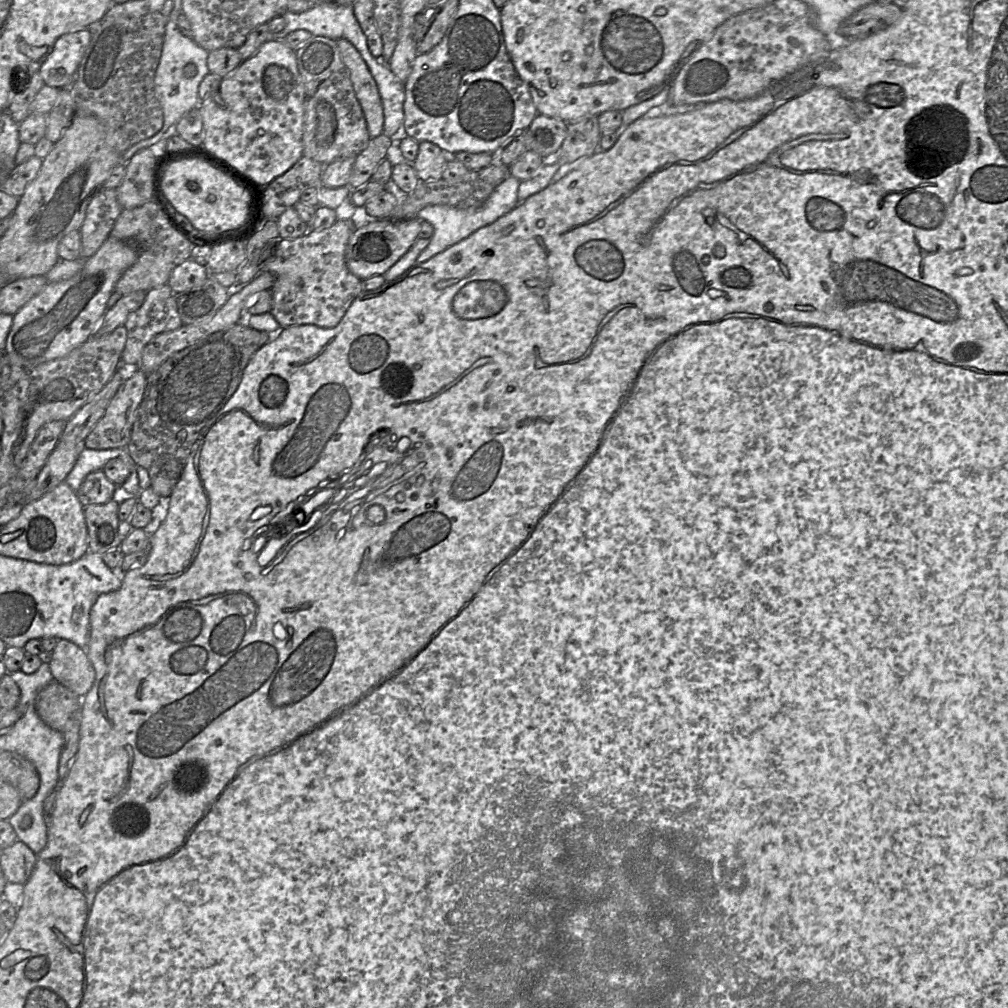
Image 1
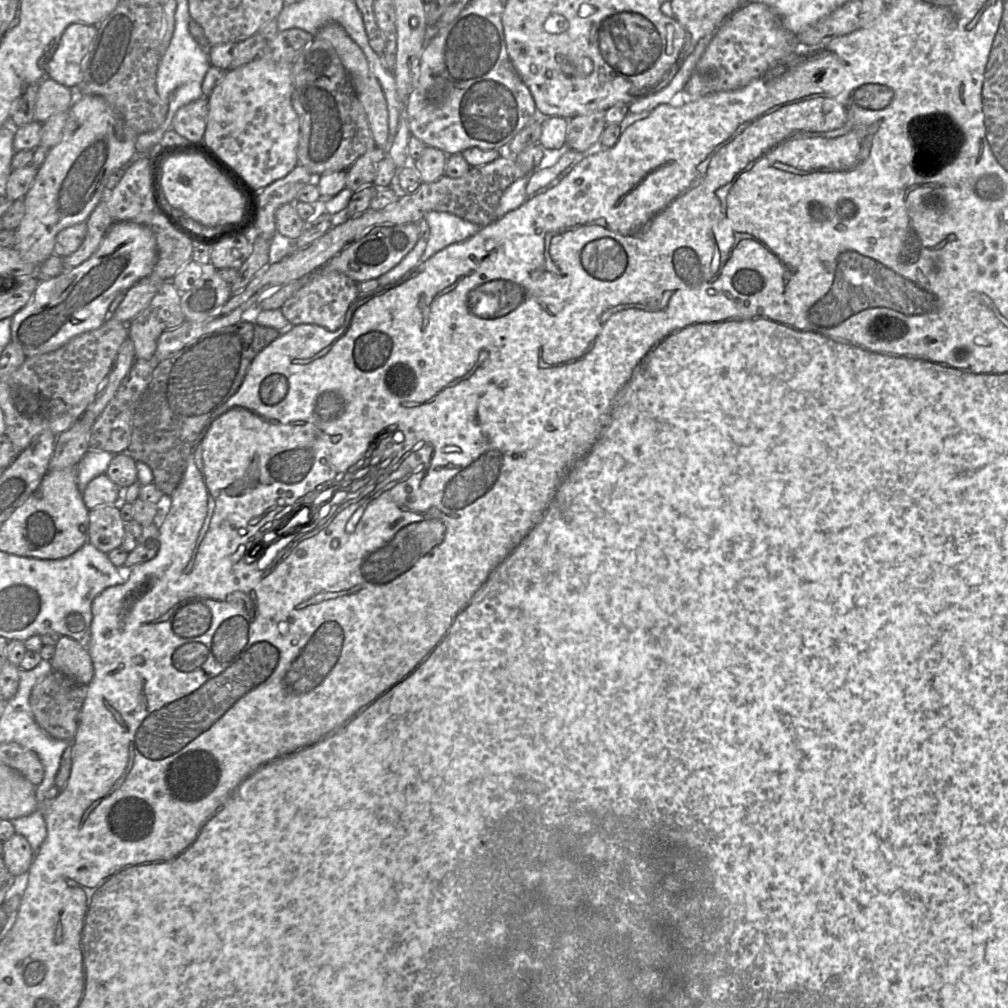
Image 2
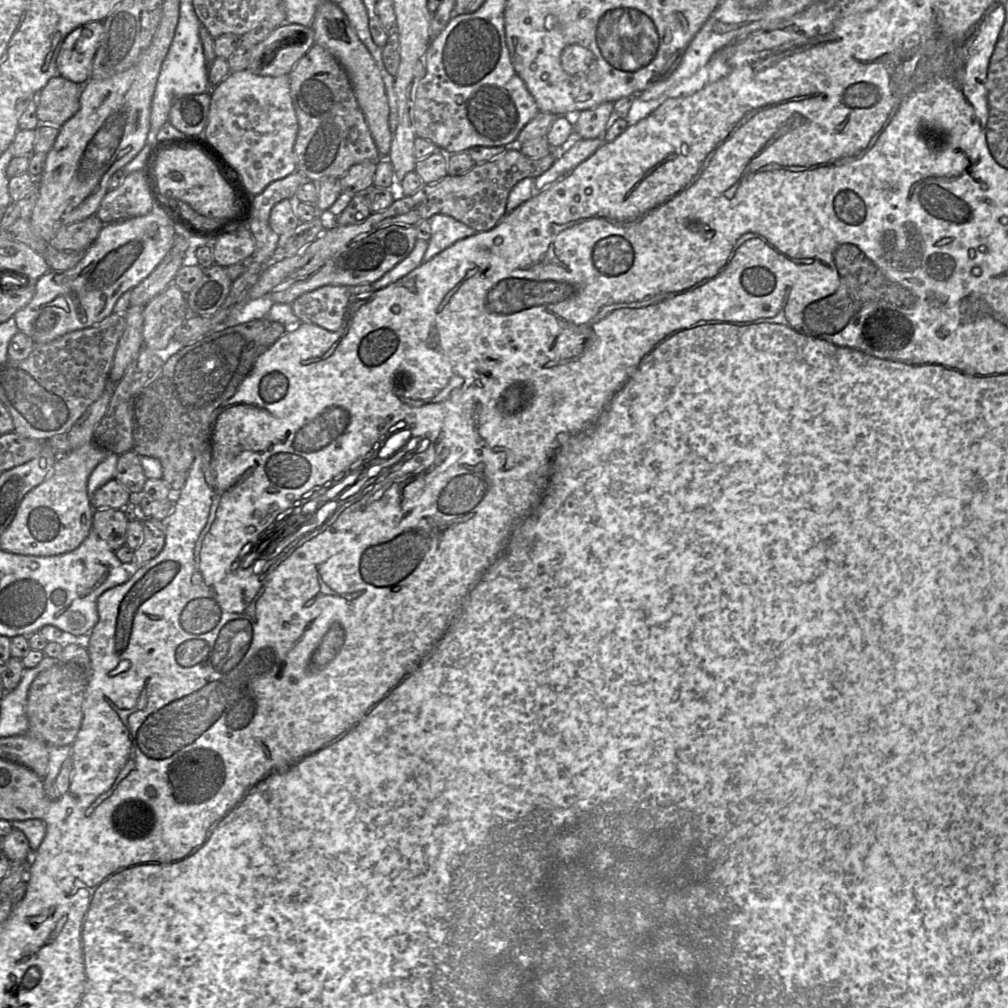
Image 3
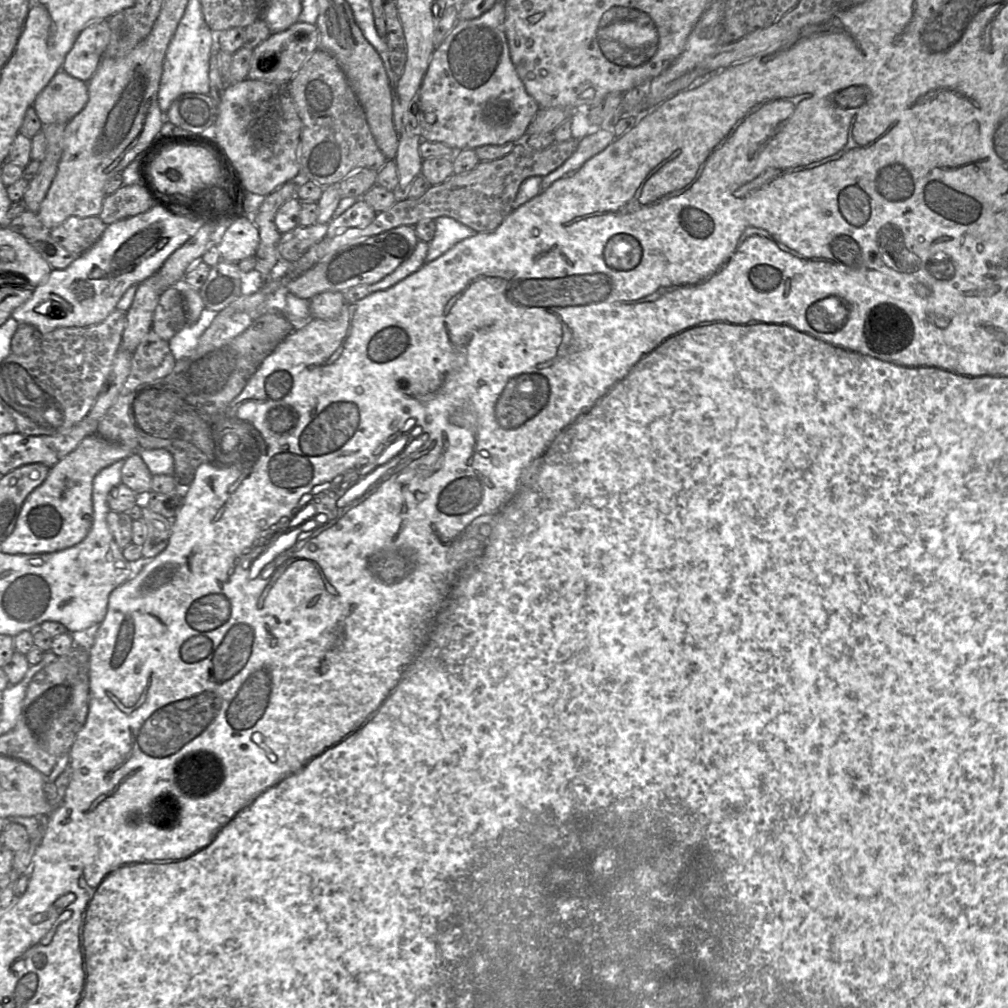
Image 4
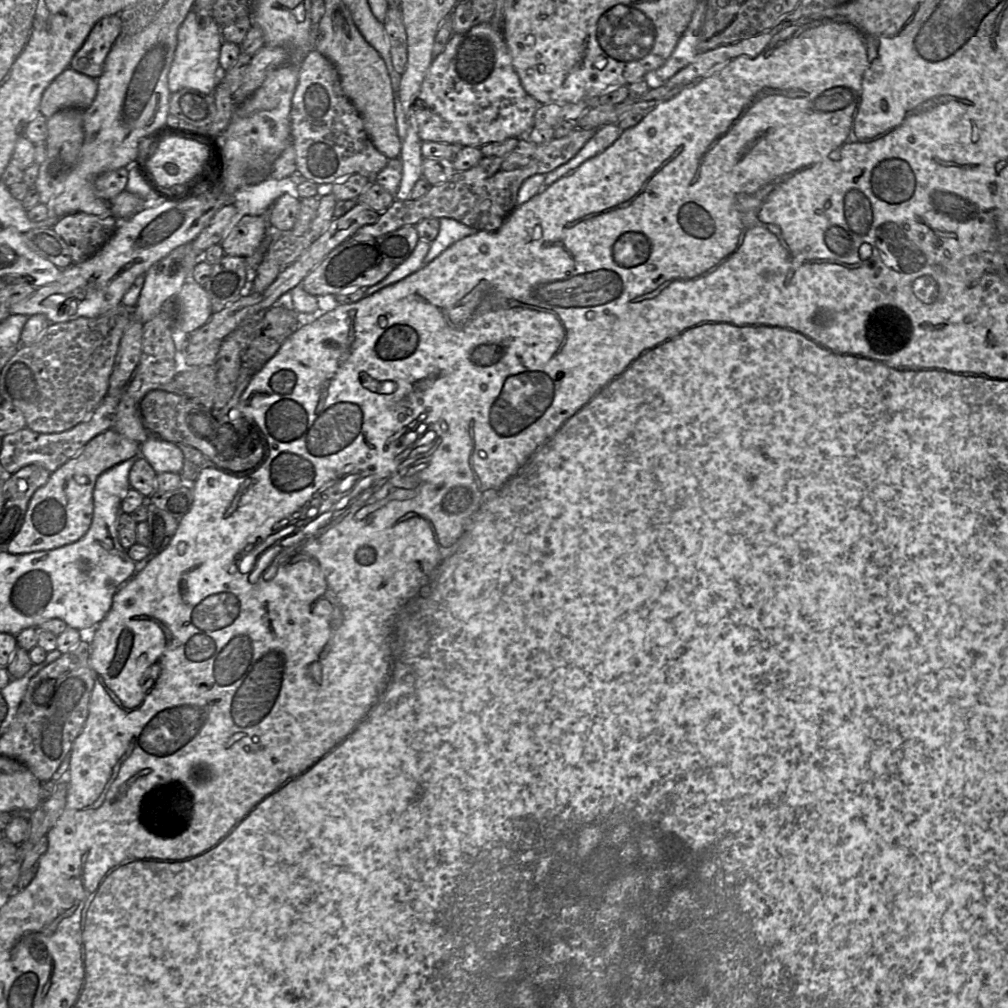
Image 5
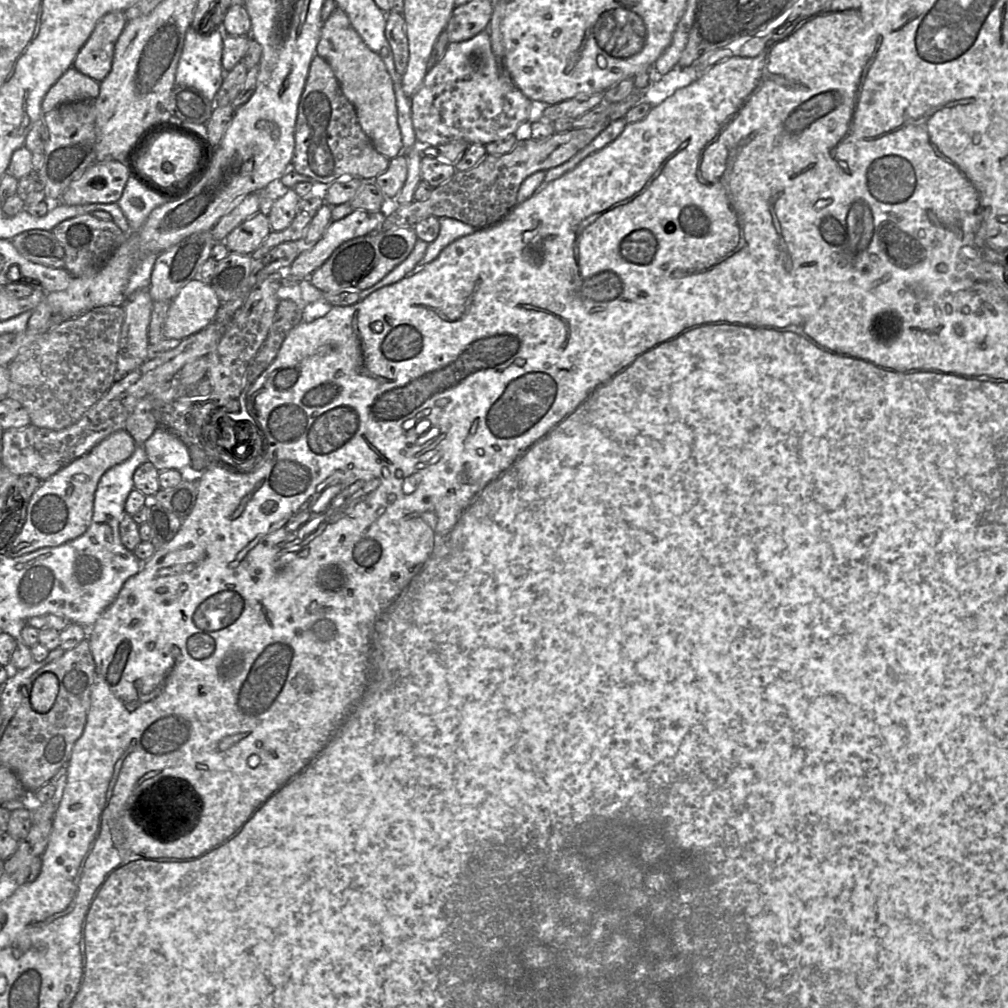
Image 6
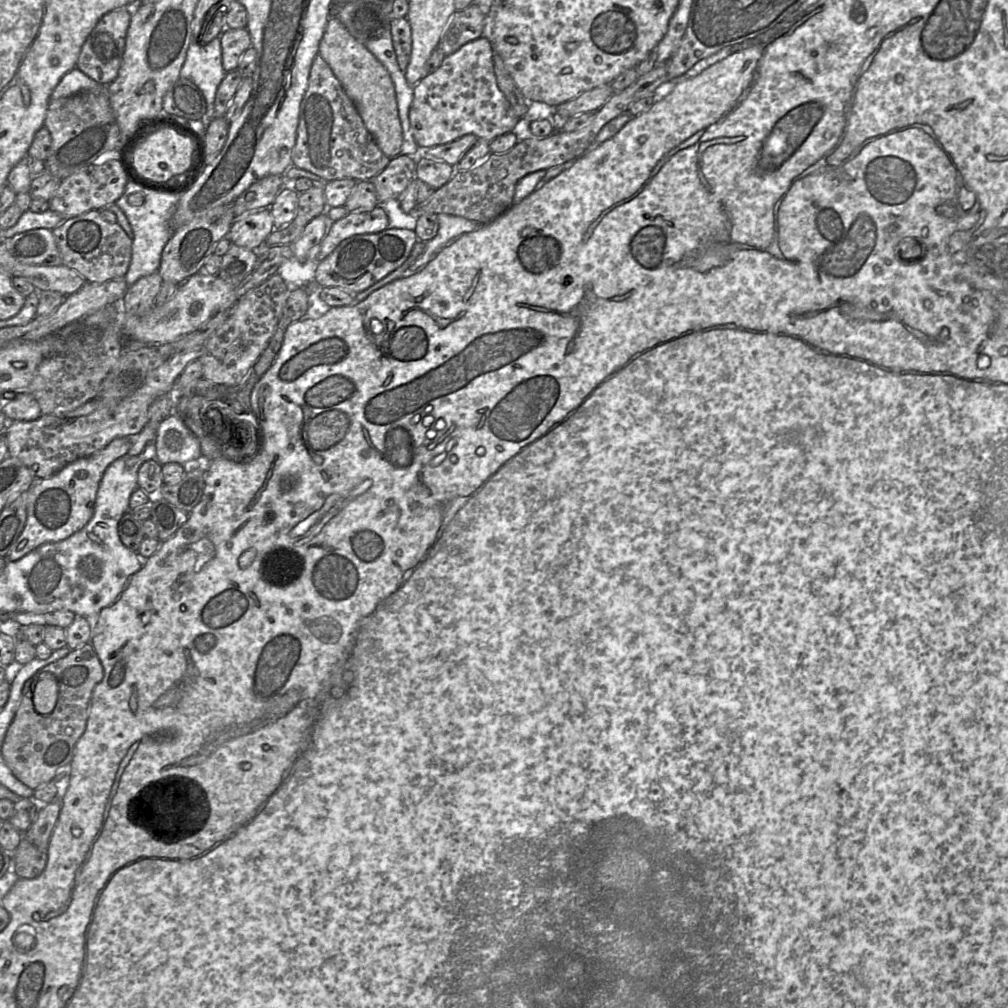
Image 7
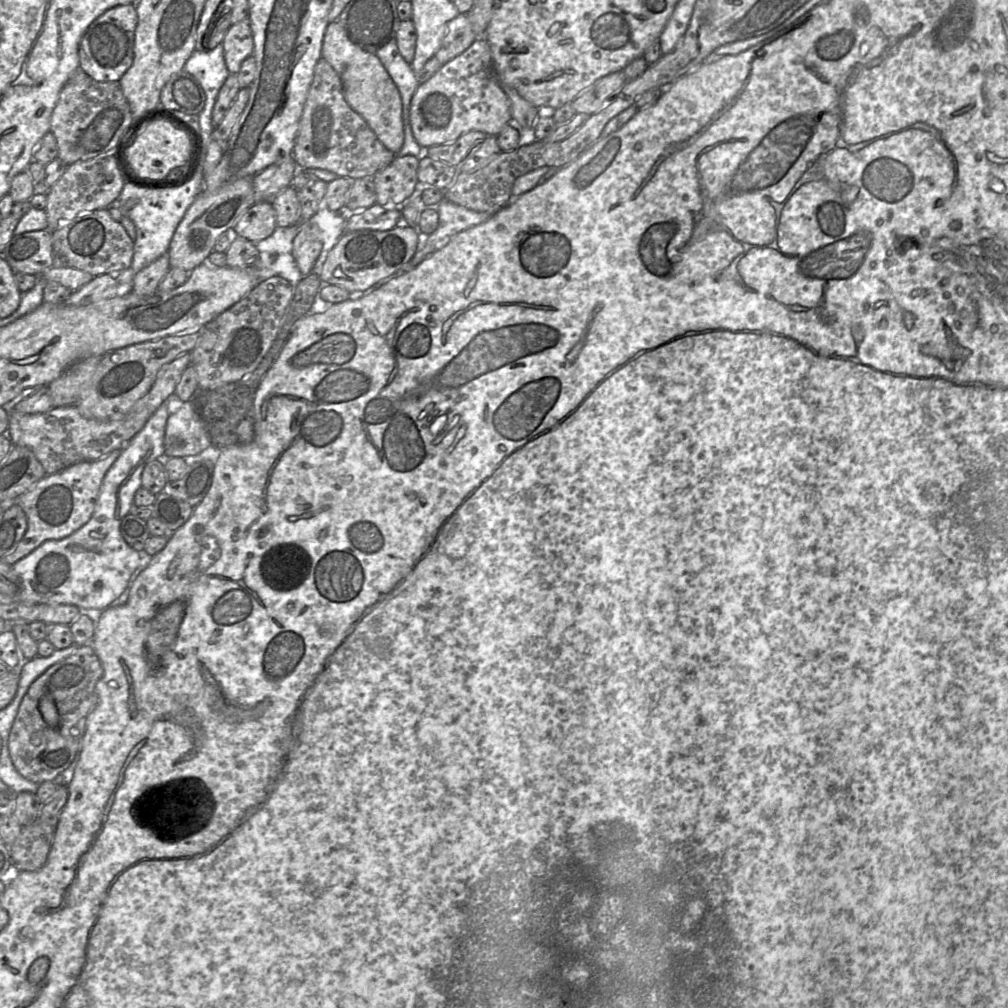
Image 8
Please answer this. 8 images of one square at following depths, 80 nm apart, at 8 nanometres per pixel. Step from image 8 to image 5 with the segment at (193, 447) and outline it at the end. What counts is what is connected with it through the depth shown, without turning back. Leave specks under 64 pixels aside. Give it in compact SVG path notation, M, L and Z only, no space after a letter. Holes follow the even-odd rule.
M149 437L139 445L139 456L146 459L154 471L180 473L183 467L183 453L173 443Z

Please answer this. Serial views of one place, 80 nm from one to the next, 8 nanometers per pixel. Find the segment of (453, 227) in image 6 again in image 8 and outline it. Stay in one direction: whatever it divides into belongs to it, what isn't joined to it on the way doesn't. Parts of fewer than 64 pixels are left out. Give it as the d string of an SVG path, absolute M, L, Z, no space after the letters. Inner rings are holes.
M444 198L436 207L438 212L438 227L429 236L422 236L420 238L416 253L406 265L407 269L412 269L419 265L434 251L445 246L454 235L479 225L493 216L488 213L469 210Z

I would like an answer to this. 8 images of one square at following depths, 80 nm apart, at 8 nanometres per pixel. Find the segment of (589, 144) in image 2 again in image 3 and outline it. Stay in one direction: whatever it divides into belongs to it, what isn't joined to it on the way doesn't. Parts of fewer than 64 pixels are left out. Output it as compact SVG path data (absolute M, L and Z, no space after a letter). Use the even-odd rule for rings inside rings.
M604 102L594 108L583 110L574 126L574 131L581 139L595 139L602 137L613 115L613 102Z

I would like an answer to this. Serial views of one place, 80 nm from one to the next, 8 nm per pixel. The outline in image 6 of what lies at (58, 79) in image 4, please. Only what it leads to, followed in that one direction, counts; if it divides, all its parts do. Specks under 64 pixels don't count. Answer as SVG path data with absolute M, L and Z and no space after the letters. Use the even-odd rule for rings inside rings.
M71 67L46 93L41 106L42 113L46 114L65 103L94 101L99 92L98 81Z

